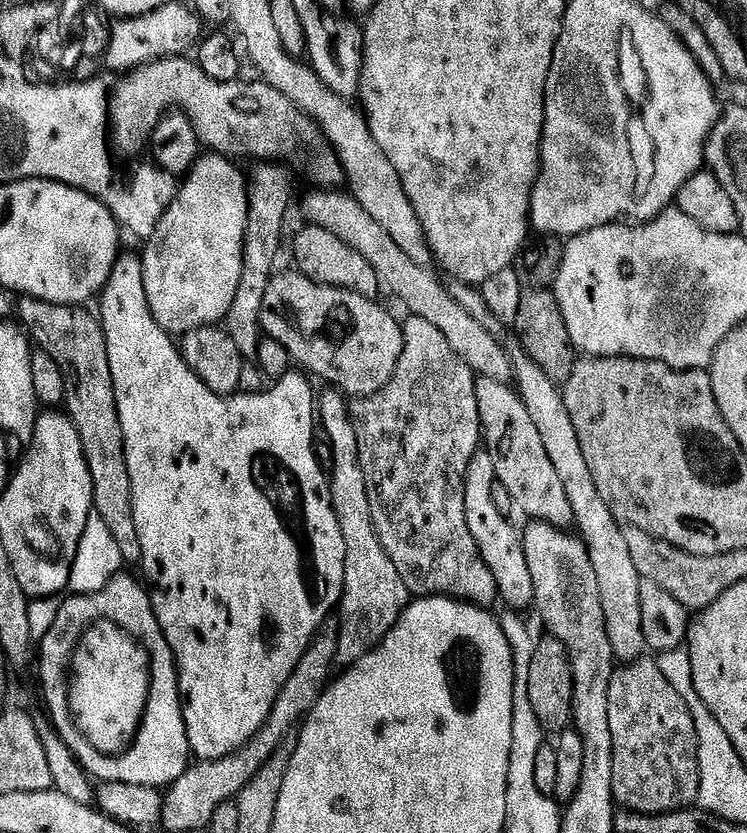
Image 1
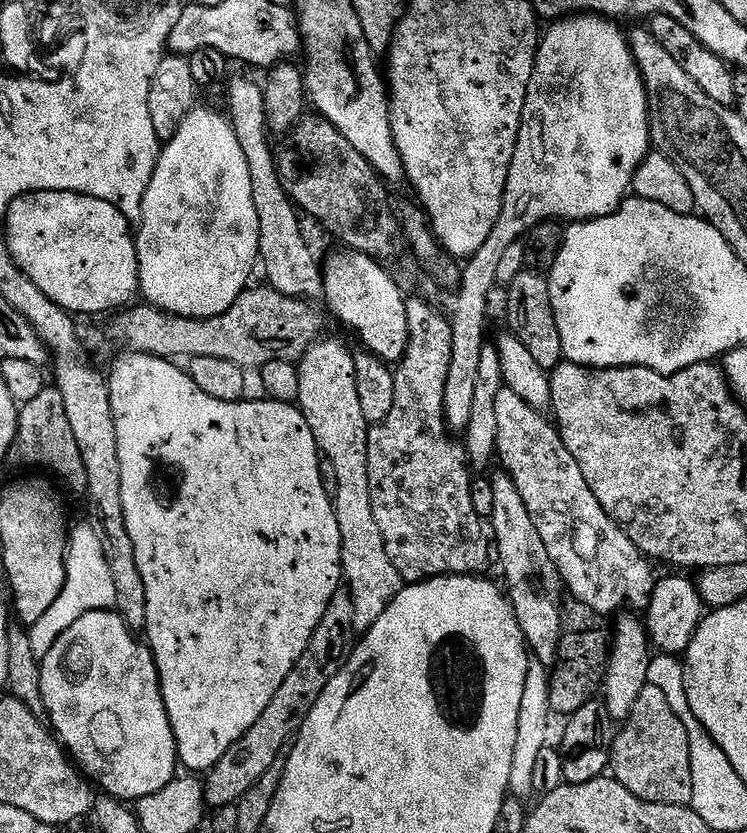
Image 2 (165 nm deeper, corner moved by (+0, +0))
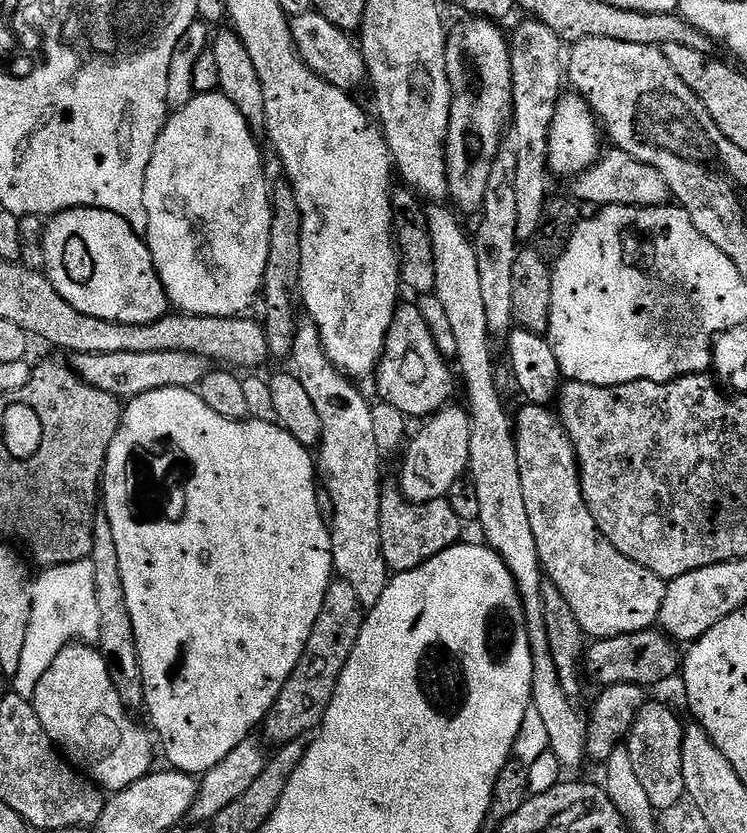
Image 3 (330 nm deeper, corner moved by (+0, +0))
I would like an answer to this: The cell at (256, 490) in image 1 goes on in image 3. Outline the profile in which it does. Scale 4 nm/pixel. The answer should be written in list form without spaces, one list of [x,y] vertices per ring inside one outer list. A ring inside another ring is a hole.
[[[191,388],[150,390],[150,394],[127,401],[104,463],[102,515],[110,522],[110,530],[114,530],[114,546],[118,546],[118,574],[122,578],[126,610],[134,626],[144,683],[144,708],[152,719],[151,731],[159,747],[160,744],[164,747],[164,756],[175,771],[199,778],[218,766],[234,746],[249,739],[255,733],[252,731],[263,725],[278,694],[282,694],[282,686],[286,686],[286,678],[294,674],[306,650],[306,642],[310,642],[314,622],[318,622],[318,614],[322,614],[326,590],[334,579],[332,533],[322,522],[317,505],[317,461],[309,448],[302,446],[294,434],[279,424],[270,420],[222,418],[222,414],[210,410],[210,406],[202,402],[199,391]]]

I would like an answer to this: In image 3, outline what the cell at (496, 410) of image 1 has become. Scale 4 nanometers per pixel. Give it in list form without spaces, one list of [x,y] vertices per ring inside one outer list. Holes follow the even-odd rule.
[[[525,403],[523,407],[514,416],[518,474],[522,474],[522,498],[526,498],[526,514],[530,517],[530,530],[534,530],[534,542],[538,542],[540,567],[544,569],[545,577],[560,591],[562,598],[566,598],[585,637],[605,640],[622,634],[645,632],[659,621],[665,581],[658,579],[650,570],[638,566],[638,562],[614,550],[602,530],[598,530],[580,489],[576,451],[572,449],[559,415],[543,404]]]

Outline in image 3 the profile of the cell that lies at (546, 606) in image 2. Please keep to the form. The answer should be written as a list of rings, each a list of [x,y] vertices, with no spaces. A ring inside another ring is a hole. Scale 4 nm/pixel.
[[[432,202],[427,205],[424,218],[428,223],[430,234],[430,246],[434,252],[434,295],[438,302],[442,302],[458,350],[454,360],[458,365],[459,375],[462,377],[462,388],[468,391],[466,407],[470,418],[470,462],[468,472],[478,490],[478,510],[480,519],[478,527],[484,531],[483,539],[488,547],[494,549],[502,558],[502,562],[510,570],[514,582],[520,591],[520,601],[524,603],[524,617],[528,619],[528,637],[530,638],[530,650],[534,662],[534,674],[532,675],[532,702],[531,707],[538,710],[542,717],[542,723],[546,725],[546,735],[550,738],[548,750],[556,755],[558,762],[565,770],[580,768],[586,764],[586,734],[588,733],[588,721],[585,713],[576,712],[571,697],[562,690],[562,682],[558,678],[558,666],[554,666],[554,658],[550,654],[550,638],[546,638],[546,622],[544,621],[544,607],[542,606],[542,586],[546,582],[544,569],[540,567],[540,555],[538,554],[538,542],[534,542],[534,530],[530,530],[530,517],[526,514],[526,498],[522,498],[522,474],[518,474],[518,450],[516,449],[516,433],[513,419],[504,410],[504,402],[496,390],[496,368],[492,365],[492,344],[494,338],[489,335],[486,326],[486,305],[482,299],[482,290],[478,275],[478,258],[476,246],[471,235],[464,233],[460,225],[461,217],[451,207],[440,202]]]

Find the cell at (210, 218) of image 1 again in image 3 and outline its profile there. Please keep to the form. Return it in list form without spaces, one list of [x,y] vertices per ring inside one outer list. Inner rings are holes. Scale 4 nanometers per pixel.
[[[202,92],[193,96],[192,101],[186,106],[175,109],[165,122],[160,132],[158,142],[154,146],[154,154],[150,158],[150,166],[146,166],[146,178],[144,179],[144,201],[146,202],[146,218],[148,219],[148,231],[146,243],[154,270],[162,282],[162,286],[168,295],[169,305],[173,309],[189,316],[239,316],[247,313],[252,303],[257,303],[264,286],[266,274],[266,262],[270,258],[270,222],[272,221],[272,197],[270,195],[270,180],[264,177],[264,160],[260,157],[260,148],[256,145],[257,136],[249,127],[246,118],[238,114],[238,106],[230,102],[223,92]]]

